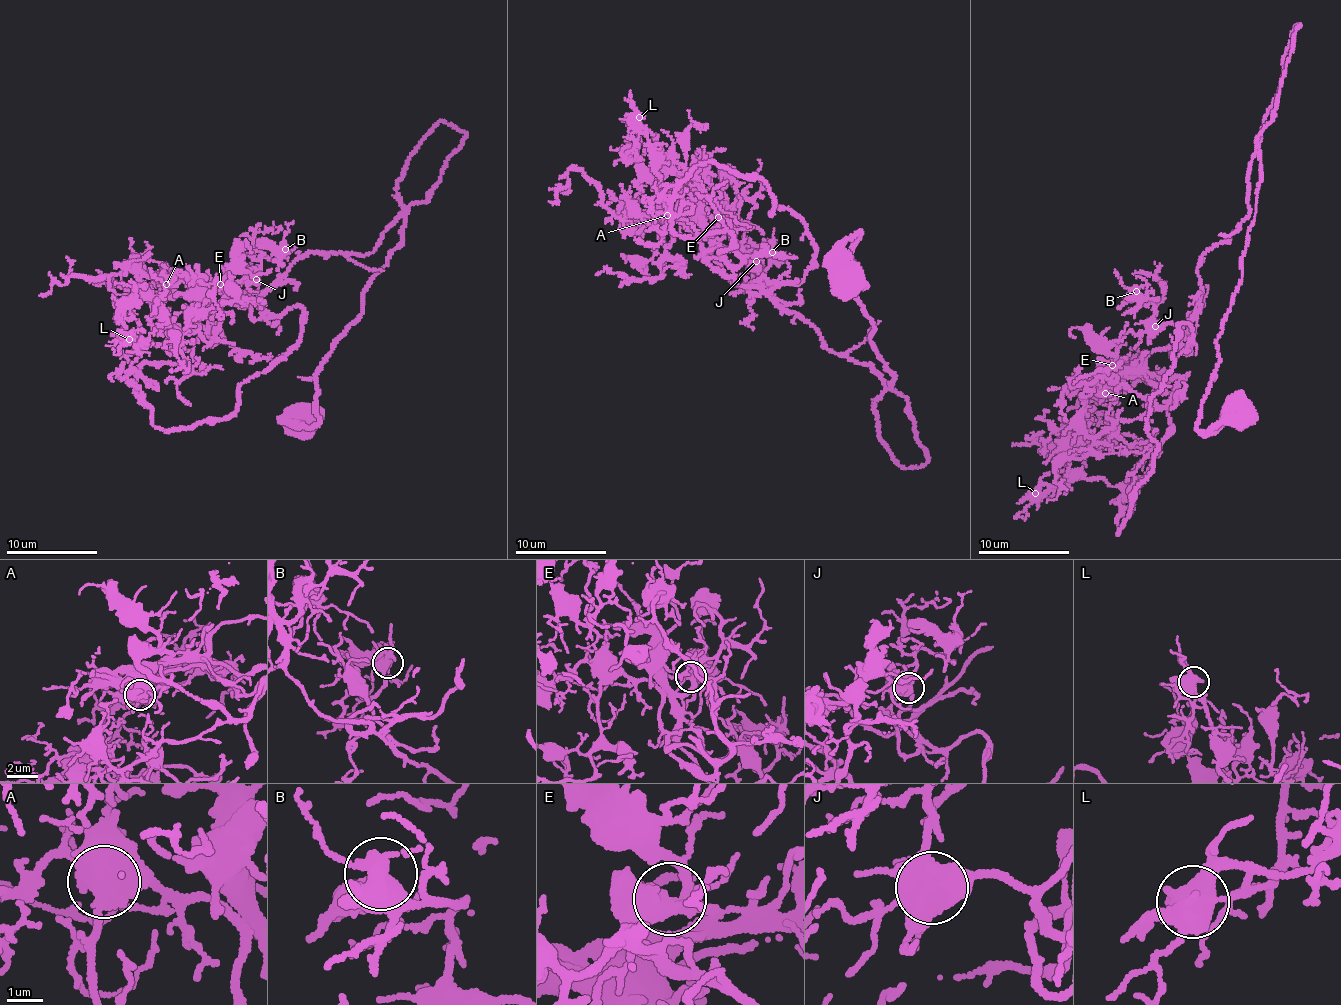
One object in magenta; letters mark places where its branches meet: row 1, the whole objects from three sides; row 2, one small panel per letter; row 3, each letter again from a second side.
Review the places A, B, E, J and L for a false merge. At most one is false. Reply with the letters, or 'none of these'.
none of these

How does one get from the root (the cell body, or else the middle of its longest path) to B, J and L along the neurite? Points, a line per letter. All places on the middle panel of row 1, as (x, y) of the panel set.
B: (844, 280), (858, 233), (847, 285), (890, 386), (772, 297), (754, 265), (772, 252)
J: (844, 280), (845, 243), (858, 233), (847, 285), (890, 386), (872, 363), (829, 352), (772, 297), (756, 261)
L: (844, 280), (858, 233), (847, 285), (890, 386), (714, 261), (735, 250), (728, 221), (640, 118)

